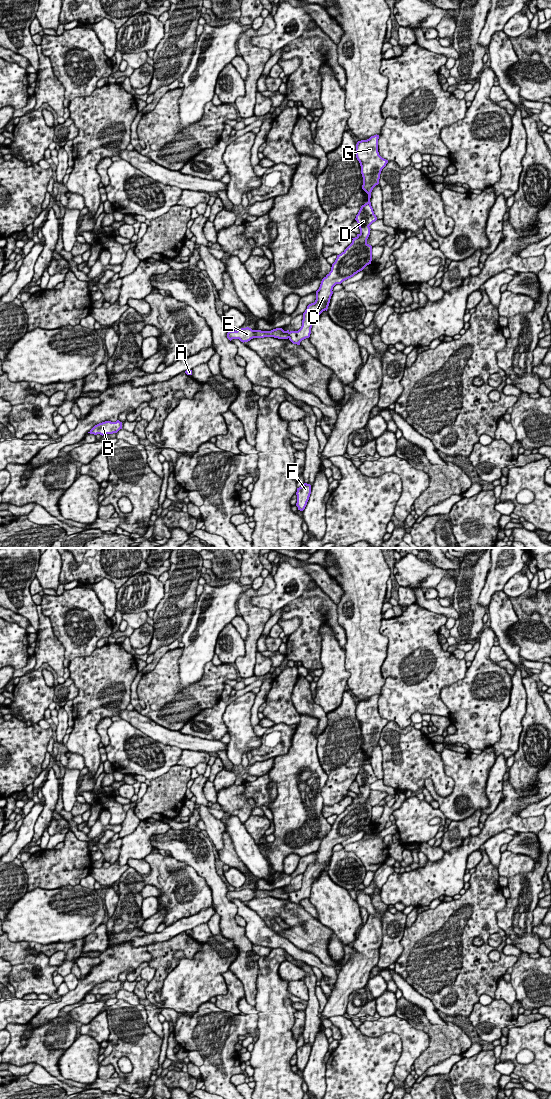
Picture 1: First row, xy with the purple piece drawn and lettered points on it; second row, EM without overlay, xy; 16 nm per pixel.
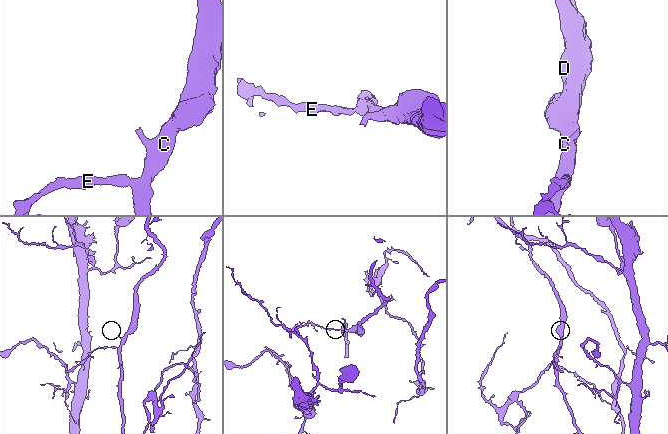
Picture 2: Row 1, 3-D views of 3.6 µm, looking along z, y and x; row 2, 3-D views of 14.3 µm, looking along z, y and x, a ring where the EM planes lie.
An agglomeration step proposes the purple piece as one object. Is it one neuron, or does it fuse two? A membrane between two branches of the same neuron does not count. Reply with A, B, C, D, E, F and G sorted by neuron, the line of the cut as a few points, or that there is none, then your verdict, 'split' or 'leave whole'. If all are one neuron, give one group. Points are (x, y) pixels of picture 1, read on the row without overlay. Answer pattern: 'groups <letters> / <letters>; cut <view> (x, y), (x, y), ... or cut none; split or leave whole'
groups A B E / C D F G; cut xy (288, 892), (289, 897); split

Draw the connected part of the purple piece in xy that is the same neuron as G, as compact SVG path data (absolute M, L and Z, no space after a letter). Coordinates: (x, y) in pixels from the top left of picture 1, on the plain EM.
M376 694L356 704L356 718L360 723L363 737L362 749L368 754L368 762L361 766L355 778L360 793L352 798L352 803L341 814L337 815L331 831L322 839L316 851L315 862L309 864L303 873L301 888L289 892L289 900L293 904L300 905L302 900L310 897L313 881L328 869L333 847L371 824L372 806L367 803L367 799L371 790L369 786L377 780L370 762L371 752L379 744L381 731L388 723L388 720L379 715L378 699L379 695Z

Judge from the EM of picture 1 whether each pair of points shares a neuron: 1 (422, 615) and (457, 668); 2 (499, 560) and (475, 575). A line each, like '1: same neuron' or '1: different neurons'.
1: same neuron
2: different neurons

